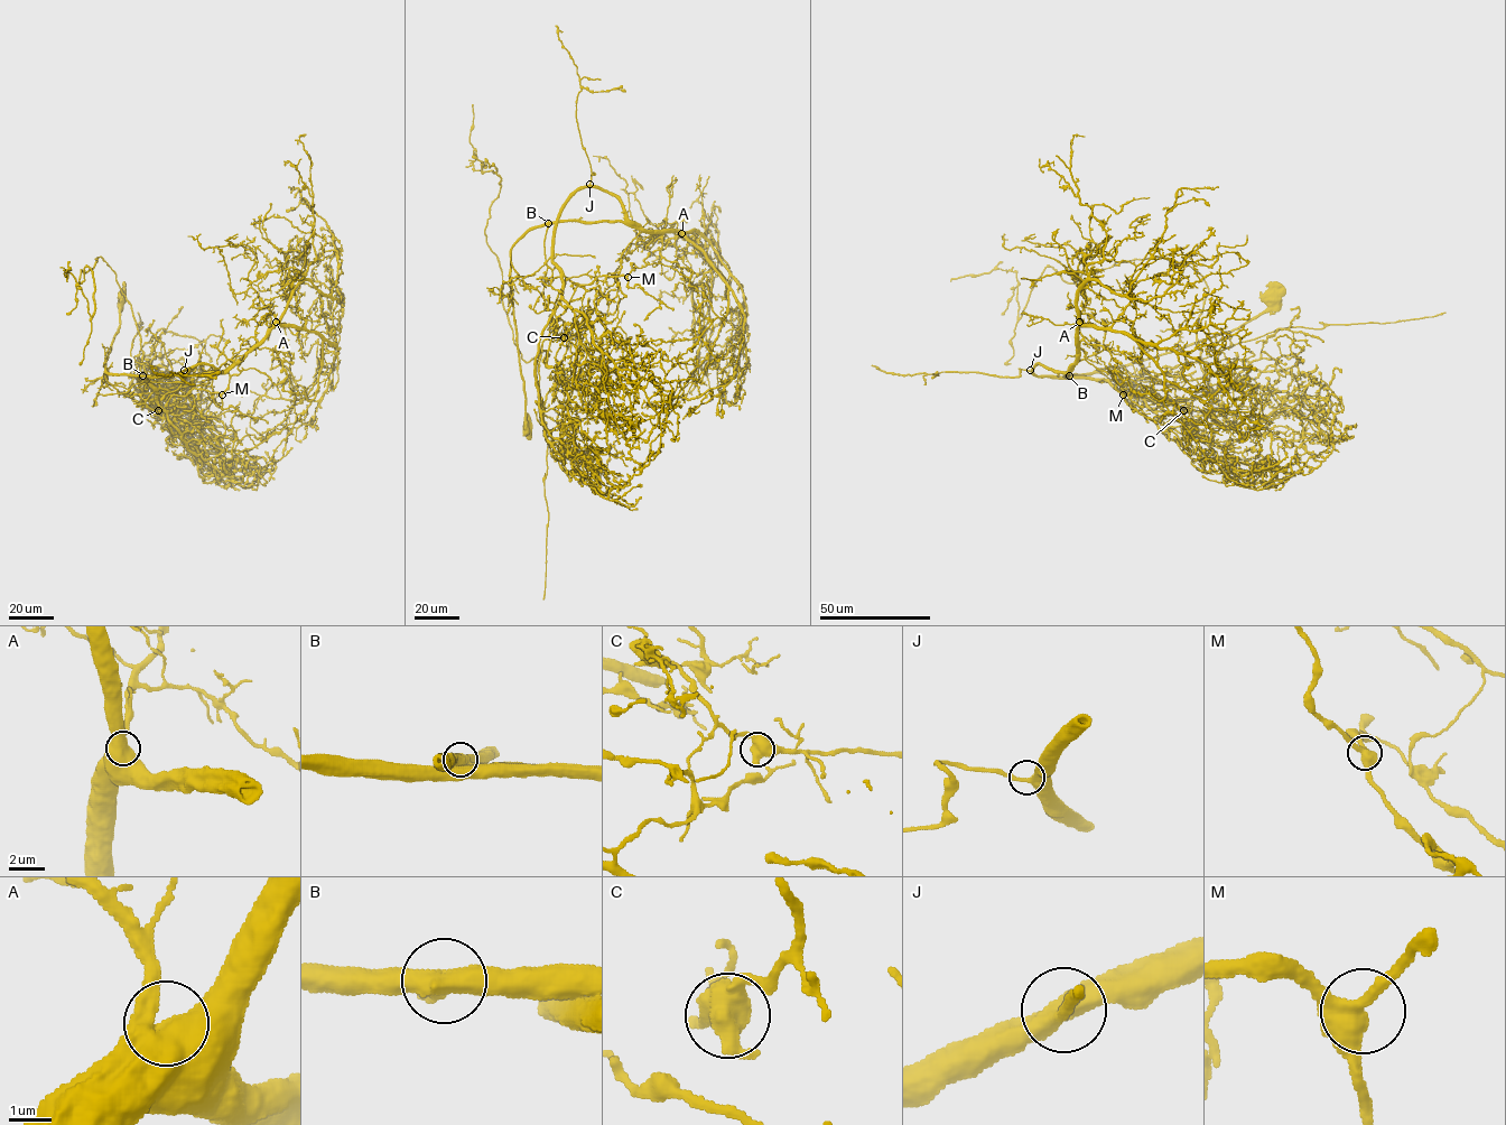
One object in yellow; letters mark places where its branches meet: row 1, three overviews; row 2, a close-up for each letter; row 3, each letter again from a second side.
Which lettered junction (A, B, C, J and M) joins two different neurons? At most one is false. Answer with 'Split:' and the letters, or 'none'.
Split: C

